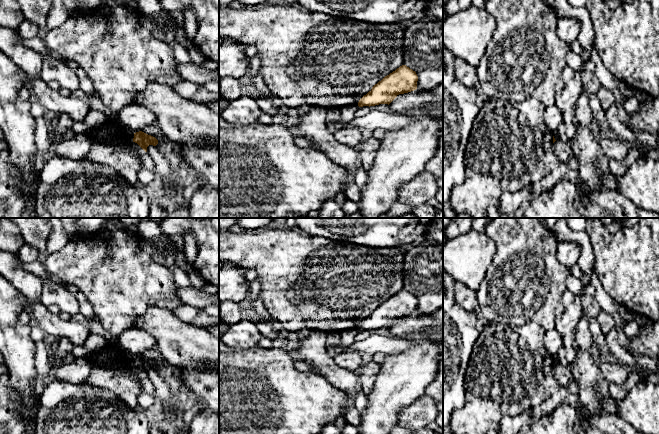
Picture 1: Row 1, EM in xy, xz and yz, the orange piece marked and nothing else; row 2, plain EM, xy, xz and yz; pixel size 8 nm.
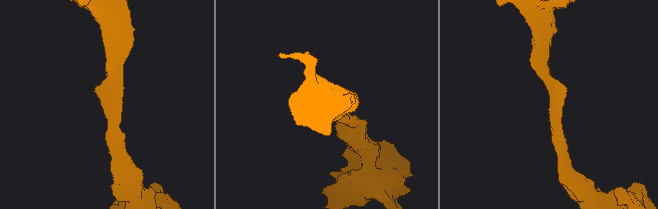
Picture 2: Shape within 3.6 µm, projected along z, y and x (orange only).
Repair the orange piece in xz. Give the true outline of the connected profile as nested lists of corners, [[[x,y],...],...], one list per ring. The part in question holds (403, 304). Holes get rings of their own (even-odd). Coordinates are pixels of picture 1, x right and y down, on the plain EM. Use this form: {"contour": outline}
{"contour": [[[402,289],[375,308],[358,326],[359,331],[390,328],[399,318],[417,313],[418,300],[415,295]]]}

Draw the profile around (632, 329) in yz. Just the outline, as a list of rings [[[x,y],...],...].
[[[635,319],[628,321],[624,326],[624,333],[627,339],[636,338],[639,336],[641,326],[637,323]]]

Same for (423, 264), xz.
[[[425,239],[421,244],[405,251],[403,278],[404,289],[418,300],[418,314],[431,314],[443,307],[443,243]]]

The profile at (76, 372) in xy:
[[[85,357],[74,361],[59,363],[53,370],[51,378],[72,384],[81,384],[88,378],[93,365]]]

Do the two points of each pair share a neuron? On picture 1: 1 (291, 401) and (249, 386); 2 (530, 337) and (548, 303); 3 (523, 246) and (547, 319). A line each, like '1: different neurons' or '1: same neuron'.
1: same neuron
2: different neurons
3: same neuron

